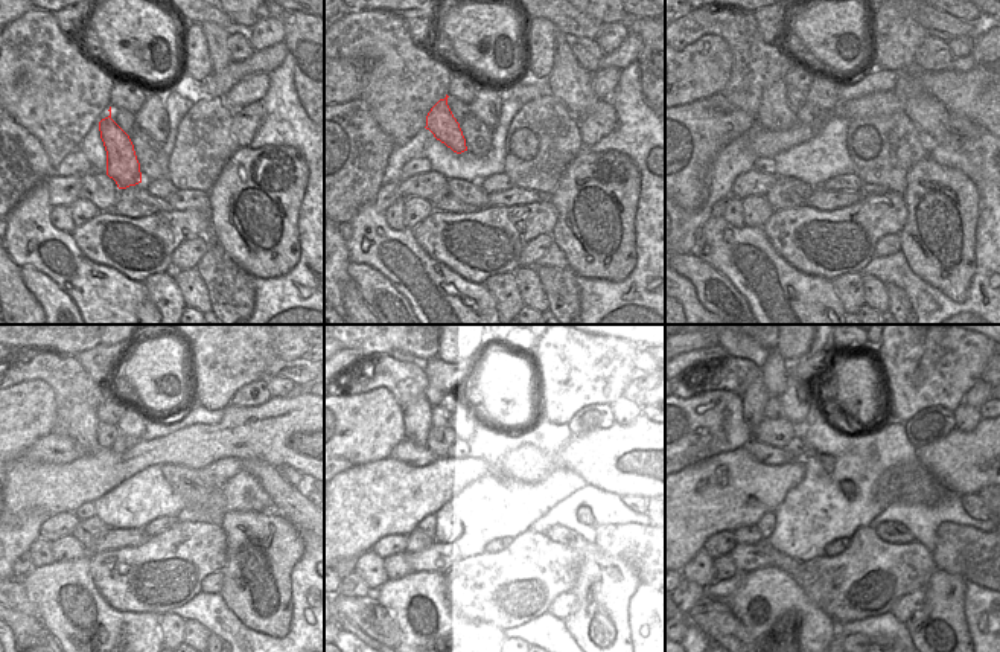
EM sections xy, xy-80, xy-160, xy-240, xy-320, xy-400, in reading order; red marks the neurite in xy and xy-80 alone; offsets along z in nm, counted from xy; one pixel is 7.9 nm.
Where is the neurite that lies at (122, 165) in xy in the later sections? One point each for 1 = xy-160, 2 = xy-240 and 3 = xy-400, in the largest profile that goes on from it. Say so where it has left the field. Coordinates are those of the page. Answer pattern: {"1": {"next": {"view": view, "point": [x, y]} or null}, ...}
{"1": {"next": {"view": "xy-160", "point": [773, 113]}}, "2": {"next": {"view": "xy-240", "point": [84, 431]}}, "3": {"next": {"view": "xy-400", "point": [755, 396]}}}

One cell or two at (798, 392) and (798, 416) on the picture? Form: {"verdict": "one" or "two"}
{"verdict": "one"}

